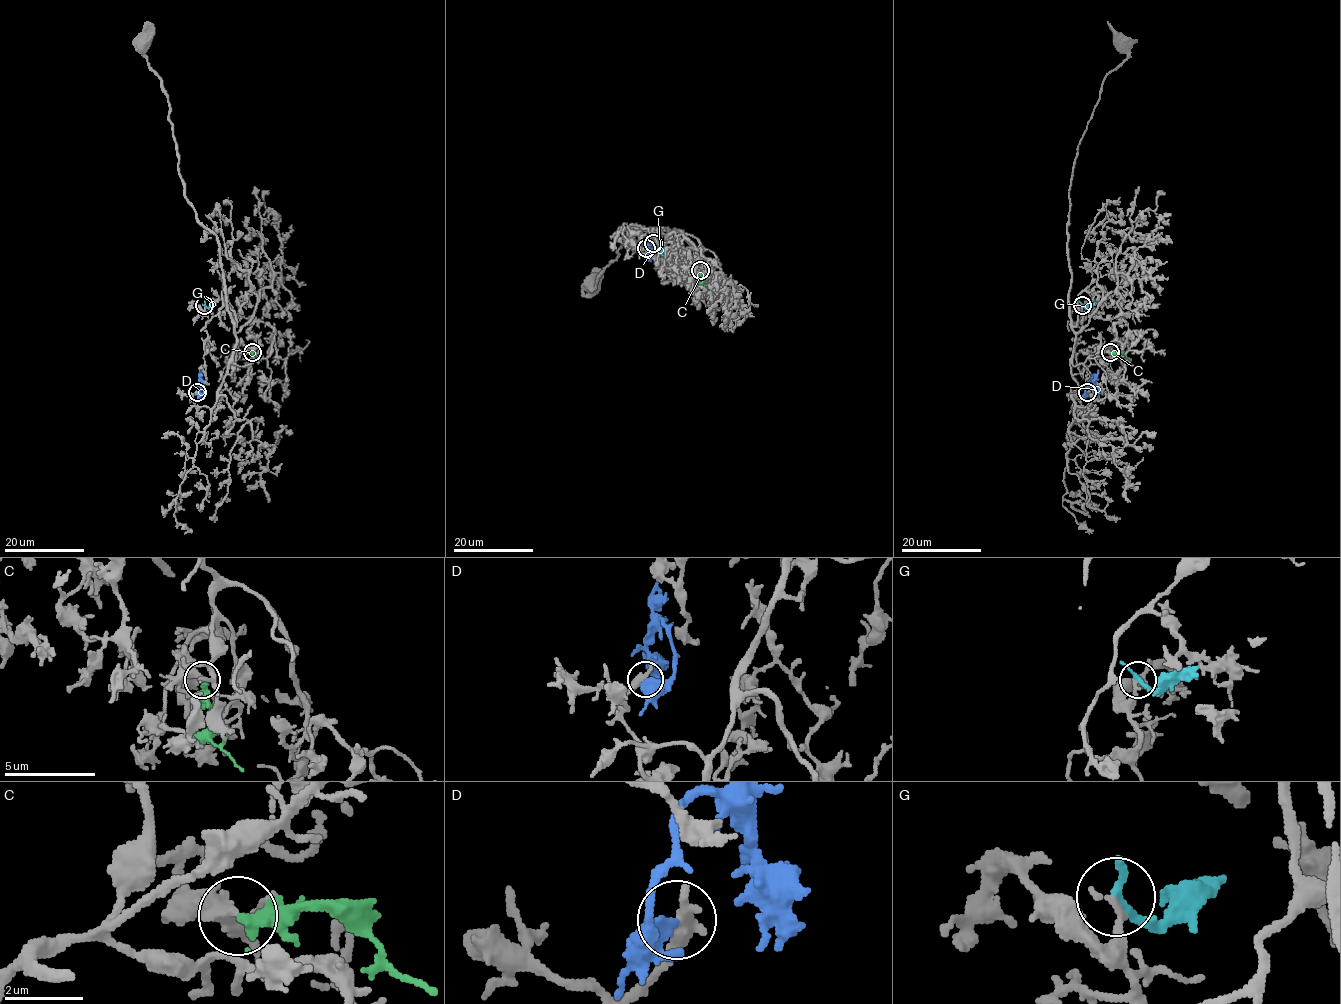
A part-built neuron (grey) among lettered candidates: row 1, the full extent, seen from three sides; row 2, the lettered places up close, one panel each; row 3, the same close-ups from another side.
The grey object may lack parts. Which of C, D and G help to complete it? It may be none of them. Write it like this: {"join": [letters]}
{"join": ["D"]}

